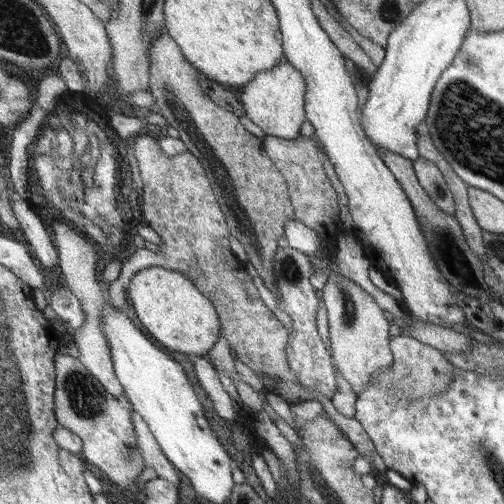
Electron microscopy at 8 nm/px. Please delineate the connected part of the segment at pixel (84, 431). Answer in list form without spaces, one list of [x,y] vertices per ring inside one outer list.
[[[59,355],[57,372],[59,425],[71,429],[82,438],[85,444],[83,452],[90,463],[106,472],[113,482],[126,490],[141,494],[143,484],[138,482],[138,476],[146,466],[138,446],[132,412],[126,400],[111,394],[79,358]]]

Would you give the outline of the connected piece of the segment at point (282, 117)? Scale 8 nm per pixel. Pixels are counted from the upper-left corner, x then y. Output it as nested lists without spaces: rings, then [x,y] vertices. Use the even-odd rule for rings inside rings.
[[[284,60],[272,70],[259,72],[254,79],[246,83],[238,100],[244,106],[245,116],[257,124],[266,135],[292,140],[300,136],[300,128],[306,120],[304,112],[306,88],[305,77]]]

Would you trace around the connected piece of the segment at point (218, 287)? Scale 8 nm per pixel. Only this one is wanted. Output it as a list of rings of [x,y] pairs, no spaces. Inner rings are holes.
[[[143,135],[138,137],[138,149],[135,156],[138,159],[138,168],[142,178],[142,192],[140,197],[142,201],[142,212],[144,223],[147,224],[162,240],[160,250],[156,253],[152,251],[135,250],[128,257],[125,263],[123,273],[120,278],[110,285],[107,290],[111,301],[119,308],[126,310],[126,300],[129,296],[130,280],[134,274],[140,270],[150,267],[162,267],[171,269],[176,272],[188,276],[197,288],[201,290],[205,296],[217,307],[221,319],[222,338],[228,340],[228,344],[239,361],[242,361],[249,369],[256,372],[258,376],[263,376],[263,382],[266,385],[266,390],[269,393],[280,396],[288,404],[298,404],[304,401],[310,401],[316,394],[306,392],[298,379],[292,373],[288,360],[288,340],[289,331],[286,329],[276,315],[268,310],[268,306],[262,302],[258,288],[254,286],[254,280],[248,276],[246,268],[242,268],[242,264],[236,260],[236,256],[230,250],[230,234],[226,221],[224,220],[224,211],[221,208],[220,202],[217,200],[217,195],[213,191],[212,181],[208,177],[208,173],[204,170],[204,166],[197,160],[197,157],[190,151],[182,154],[171,156],[165,154],[161,149],[160,140],[155,137]]]

